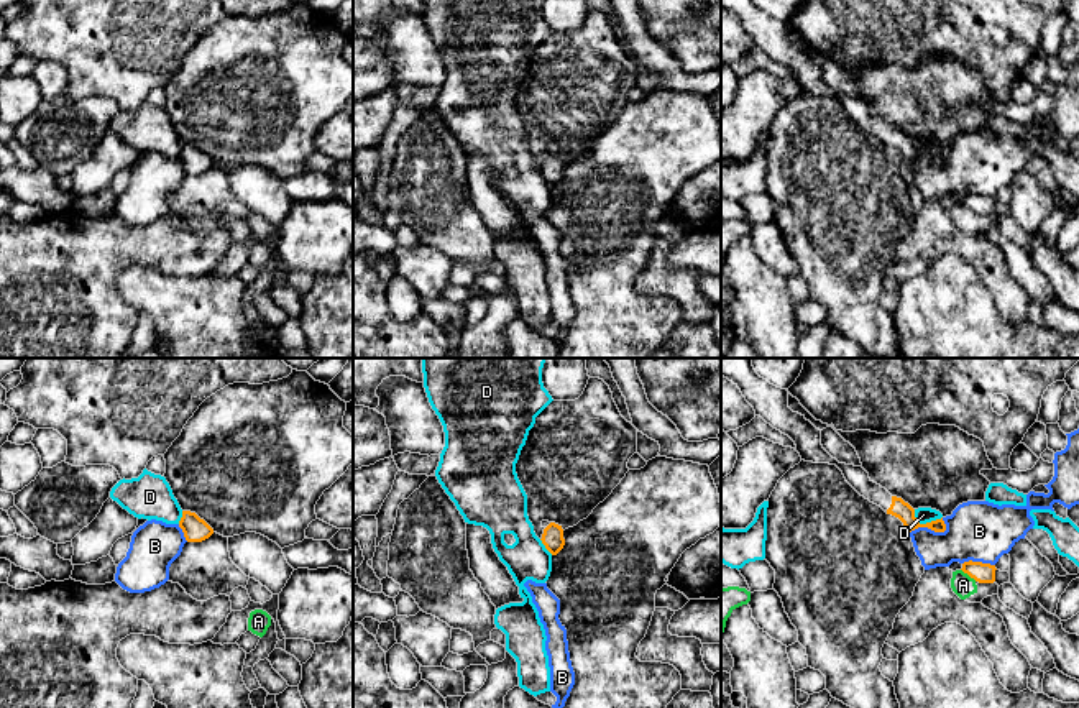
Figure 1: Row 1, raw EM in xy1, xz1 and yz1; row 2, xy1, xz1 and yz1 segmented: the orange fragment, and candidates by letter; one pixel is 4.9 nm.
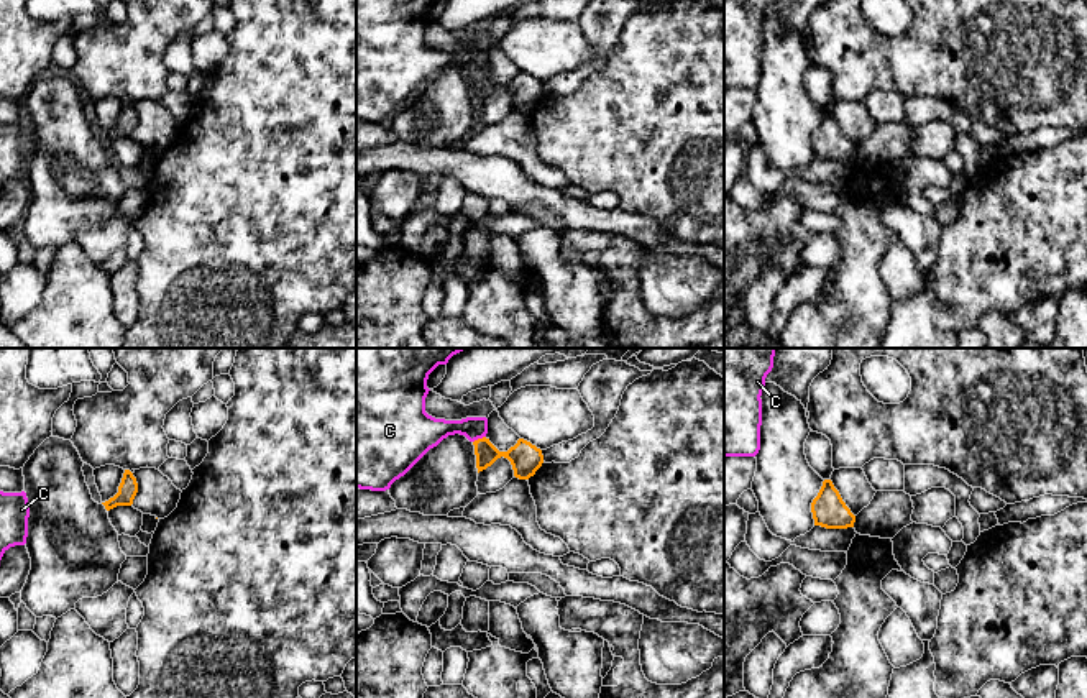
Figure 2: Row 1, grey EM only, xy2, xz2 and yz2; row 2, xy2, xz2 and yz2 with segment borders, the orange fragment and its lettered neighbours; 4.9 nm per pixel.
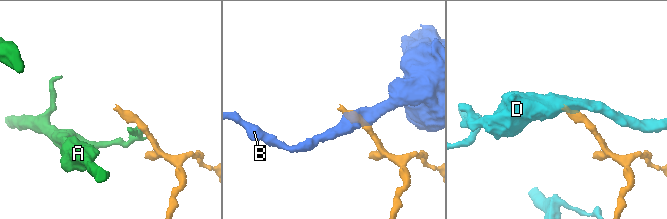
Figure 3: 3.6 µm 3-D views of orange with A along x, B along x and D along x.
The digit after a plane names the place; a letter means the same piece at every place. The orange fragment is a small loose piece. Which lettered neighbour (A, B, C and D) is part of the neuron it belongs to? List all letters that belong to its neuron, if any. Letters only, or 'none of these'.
none of these

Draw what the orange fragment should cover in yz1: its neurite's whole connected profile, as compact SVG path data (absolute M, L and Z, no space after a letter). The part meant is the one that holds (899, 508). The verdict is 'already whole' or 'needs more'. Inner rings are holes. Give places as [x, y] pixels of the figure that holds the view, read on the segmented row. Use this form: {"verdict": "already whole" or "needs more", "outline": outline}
{"verdict": "needs more", "outline": "M721 358L721 376L741 389L746 401L754 407L755 416L760 416L795 442L801 460L836 465L861 496L880 506L887 514L898 517L910 532L918 527L928 527L934 532L946 531L943 517L920 524L915 517L915 509L902 498L892 496L885 488L874 483L862 467L839 463L833 458L821 445L821 430L806 421L805 416L788 407L788 391L760 378L752 366L752 358Z"}

